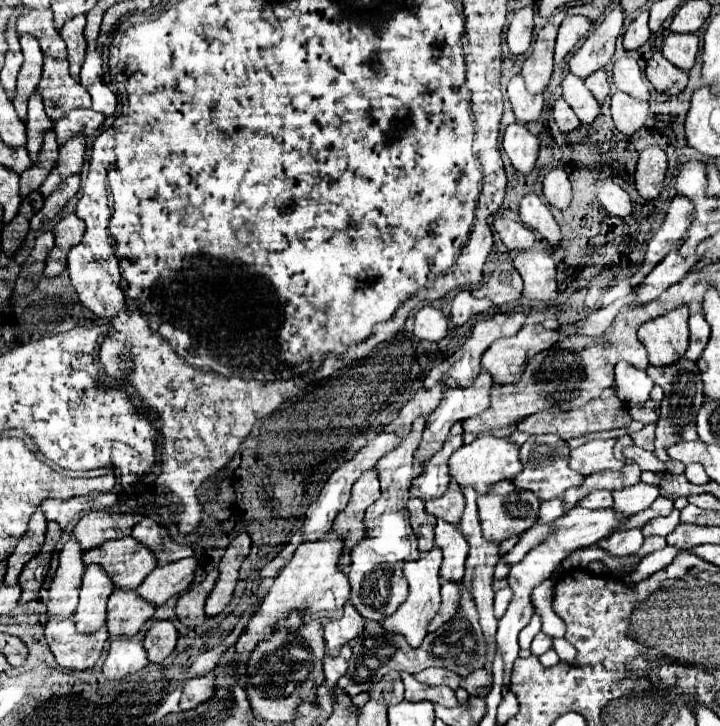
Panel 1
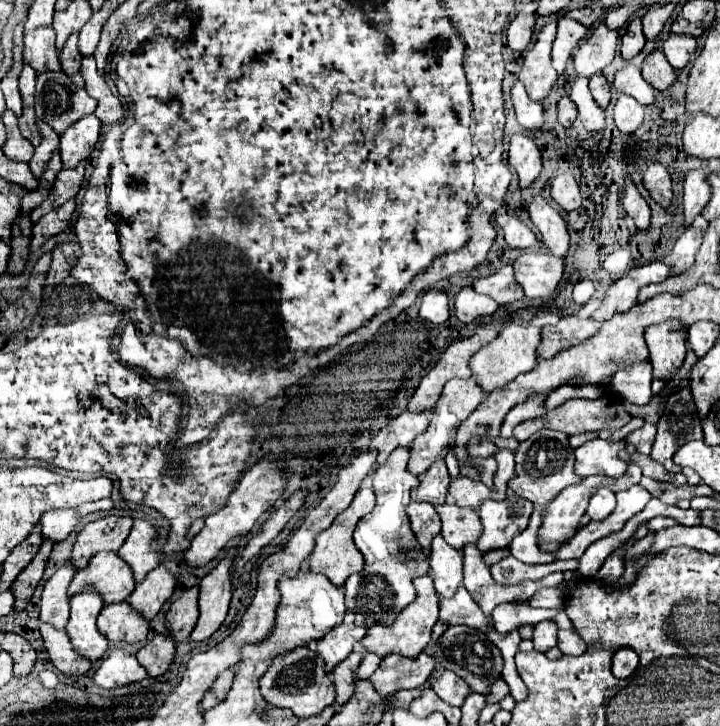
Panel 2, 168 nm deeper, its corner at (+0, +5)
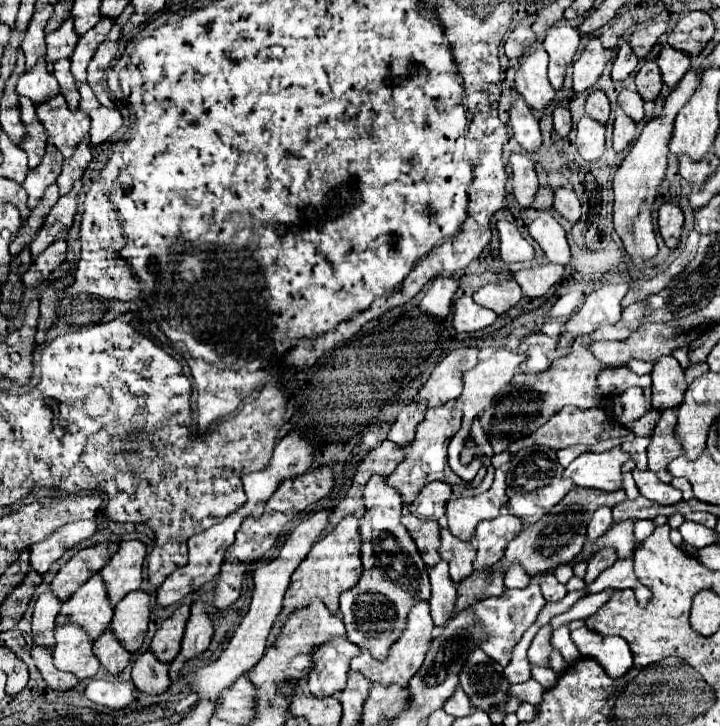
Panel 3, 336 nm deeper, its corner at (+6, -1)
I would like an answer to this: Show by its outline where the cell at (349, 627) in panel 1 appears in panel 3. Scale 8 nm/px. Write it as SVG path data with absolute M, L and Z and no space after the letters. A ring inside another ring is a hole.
M336 636L314 652L314 666L308 676L308 688L314 696L334 696L346 686L350 658L358 656L360 648L350 644L346 636Z

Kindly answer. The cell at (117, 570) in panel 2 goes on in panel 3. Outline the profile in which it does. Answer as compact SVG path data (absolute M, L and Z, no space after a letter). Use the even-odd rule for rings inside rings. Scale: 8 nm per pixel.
M96 572L82 588L62 602L58 624L66 620L82 624L82 628L90 632L90 640L96 640L110 626L112 610L114 606L106 594L106 584L100 572Z

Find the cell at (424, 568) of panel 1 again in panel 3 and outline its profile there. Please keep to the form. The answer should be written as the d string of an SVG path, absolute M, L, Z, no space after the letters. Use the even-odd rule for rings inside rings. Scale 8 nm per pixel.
M418 602L410 610L408 620L406 620L406 628L404 628L402 636L392 644L390 654L384 660L376 660L374 656L370 656L370 652L364 650L364 652L360 652L358 656L352 658L350 670L362 672L372 682L382 682L382 684L392 684L394 682L394 684L406 686L410 676L414 676L414 672L418 672L418 668L424 662L424 656L426 656L426 652L430 648L430 642L432 642L432 630L434 630L434 622L432 622L432 616L430 616L428 602Z

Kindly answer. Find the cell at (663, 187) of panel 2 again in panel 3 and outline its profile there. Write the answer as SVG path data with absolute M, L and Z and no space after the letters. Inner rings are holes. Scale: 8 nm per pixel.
M662 204L658 210L658 228L668 248L676 248L682 234L682 210L674 204Z

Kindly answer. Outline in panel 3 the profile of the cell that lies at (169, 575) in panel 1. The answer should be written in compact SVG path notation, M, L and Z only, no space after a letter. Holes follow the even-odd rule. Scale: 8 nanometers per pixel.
M134 590L116 604L110 626L126 650L136 652L142 646L150 624L150 612L150 594L144 590Z

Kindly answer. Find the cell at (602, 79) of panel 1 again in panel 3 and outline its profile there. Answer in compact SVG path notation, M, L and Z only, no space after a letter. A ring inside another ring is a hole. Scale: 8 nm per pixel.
M594 90L586 98L586 114L602 124L606 124L610 116L610 102L602 90Z

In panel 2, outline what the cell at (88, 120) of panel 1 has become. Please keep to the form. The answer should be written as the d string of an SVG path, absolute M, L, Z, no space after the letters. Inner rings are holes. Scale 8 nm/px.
M94 114L78 120L74 126L70 126L62 136L60 136L60 156L62 156L62 166L72 168L76 162L82 162L90 156L94 150L98 138L100 138L102 124Z

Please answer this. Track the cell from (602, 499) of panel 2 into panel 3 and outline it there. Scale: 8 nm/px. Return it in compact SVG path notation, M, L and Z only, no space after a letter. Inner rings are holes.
M608 506L596 508L592 514L592 520L588 522L588 538L602 536L602 532L606 532L606 528L610 524L612 524L612 508L608 508Z

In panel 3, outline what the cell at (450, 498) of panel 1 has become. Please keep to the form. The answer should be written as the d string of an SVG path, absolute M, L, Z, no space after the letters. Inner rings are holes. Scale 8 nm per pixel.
M448 528L440 530L440 556L450 564L450 578L454 582L460 582L468 574L472 574L472 562L474 562L474 546L468 540L462 540L454 536Z

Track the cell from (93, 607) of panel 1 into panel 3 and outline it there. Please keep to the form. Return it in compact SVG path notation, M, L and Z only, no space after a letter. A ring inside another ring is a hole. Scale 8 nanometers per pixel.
M74 622L56 626L54 664L58 670L76 674L80 680L90 678L98 672L100 662L92 652L92 640L86 630Z

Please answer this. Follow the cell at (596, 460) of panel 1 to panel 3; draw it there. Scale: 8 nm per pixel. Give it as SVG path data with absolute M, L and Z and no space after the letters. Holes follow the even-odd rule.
M618 446L606 452L584 452L564 470L564 476L572 478L576 486L614 492L622 486L620 468L628 458Z

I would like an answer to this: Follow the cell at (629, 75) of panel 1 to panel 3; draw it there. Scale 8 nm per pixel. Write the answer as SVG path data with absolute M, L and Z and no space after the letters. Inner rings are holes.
M622 88L622 92L618 94L618 104L628 116L632 116L632 120L640 122L644 118L644 100L636 90Z

